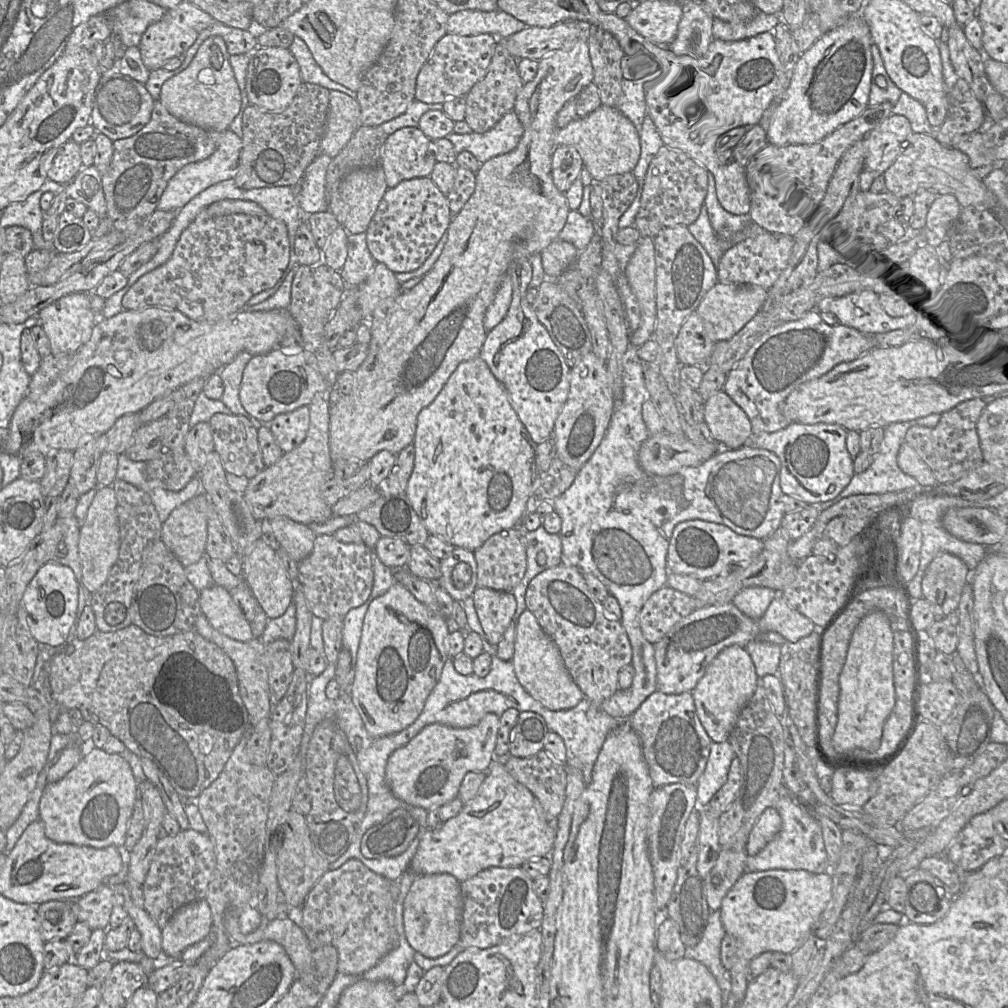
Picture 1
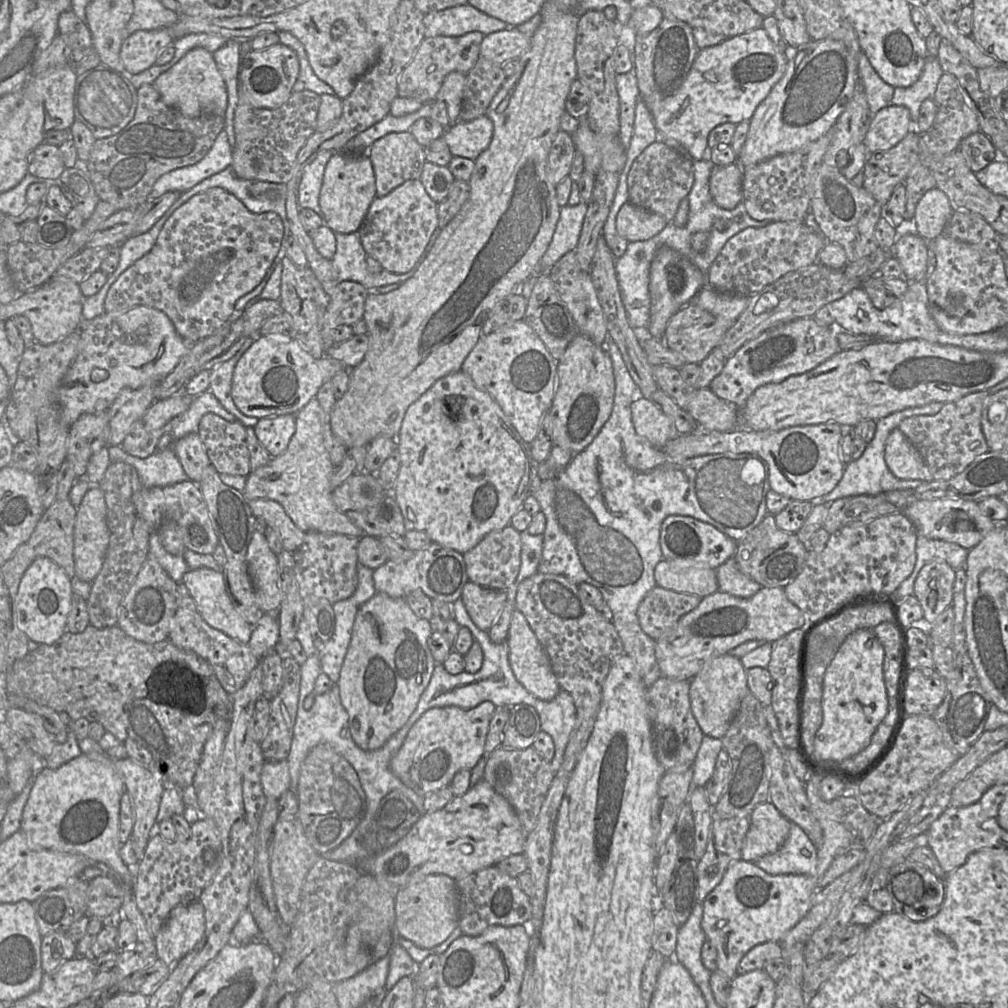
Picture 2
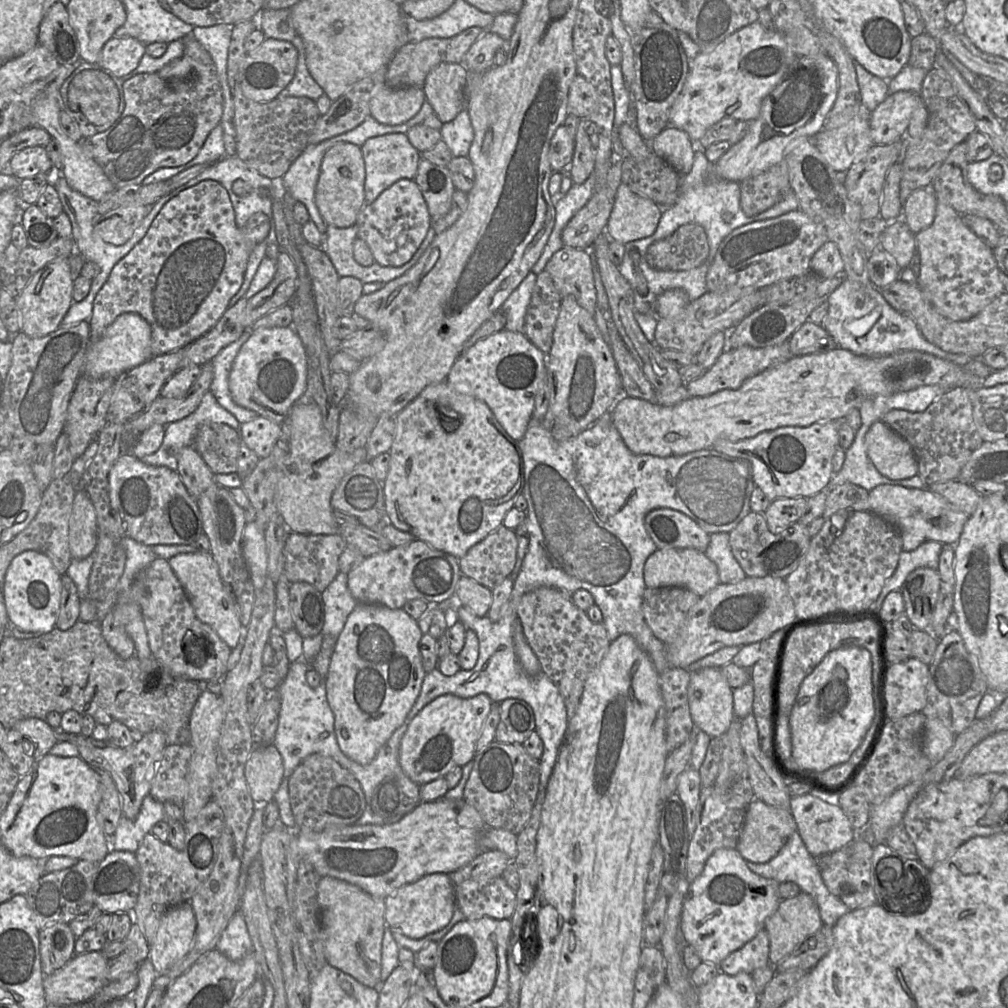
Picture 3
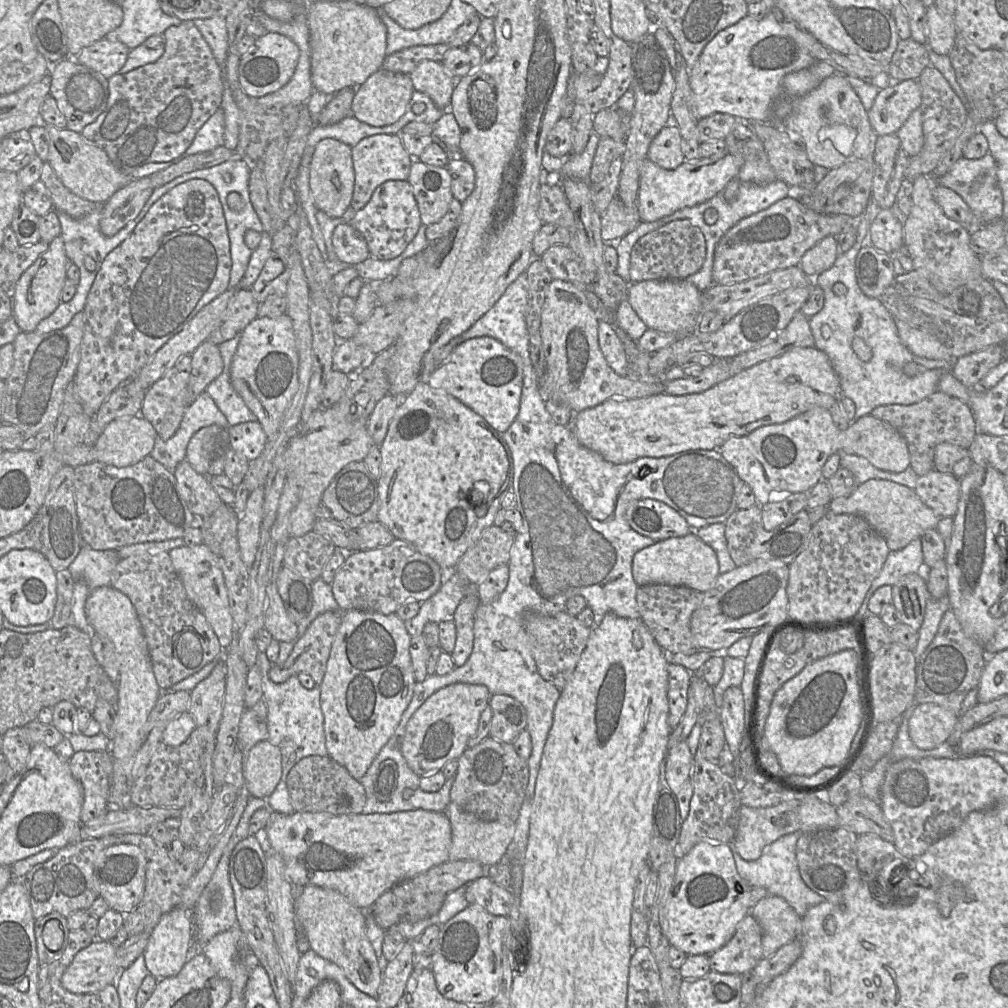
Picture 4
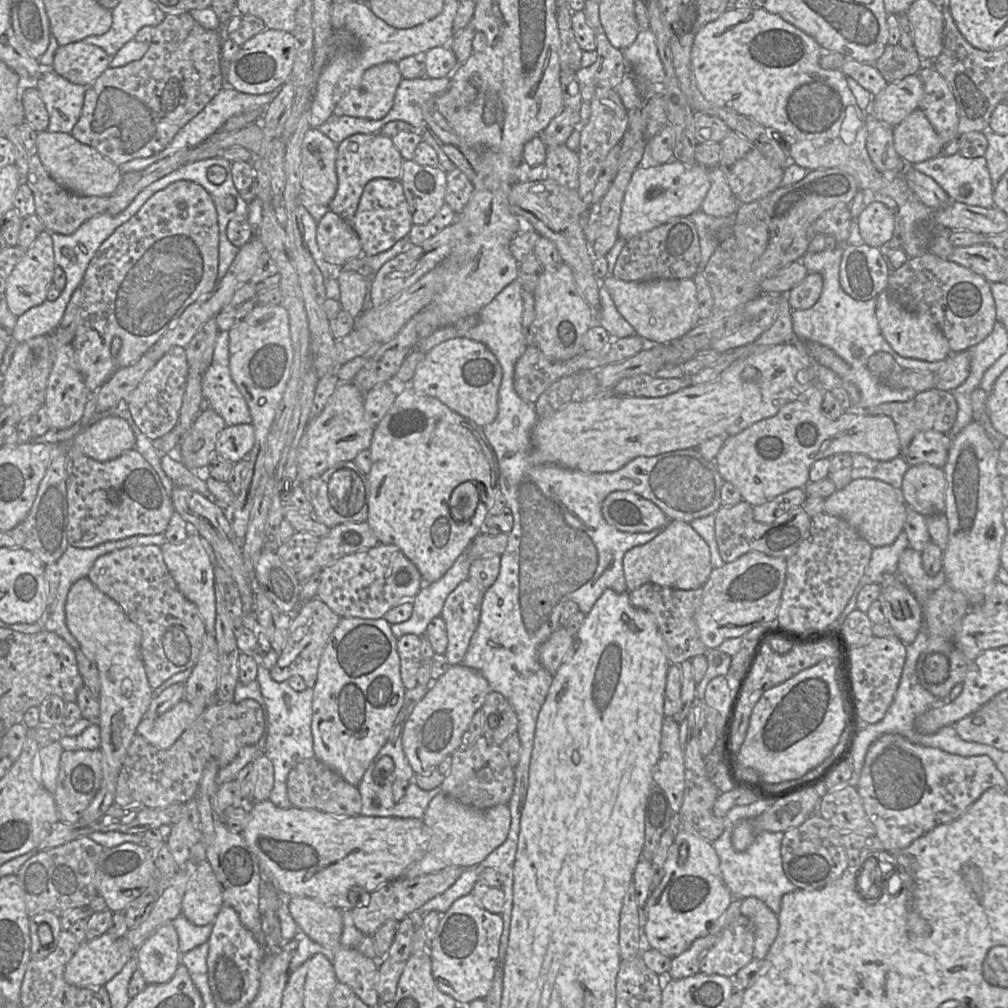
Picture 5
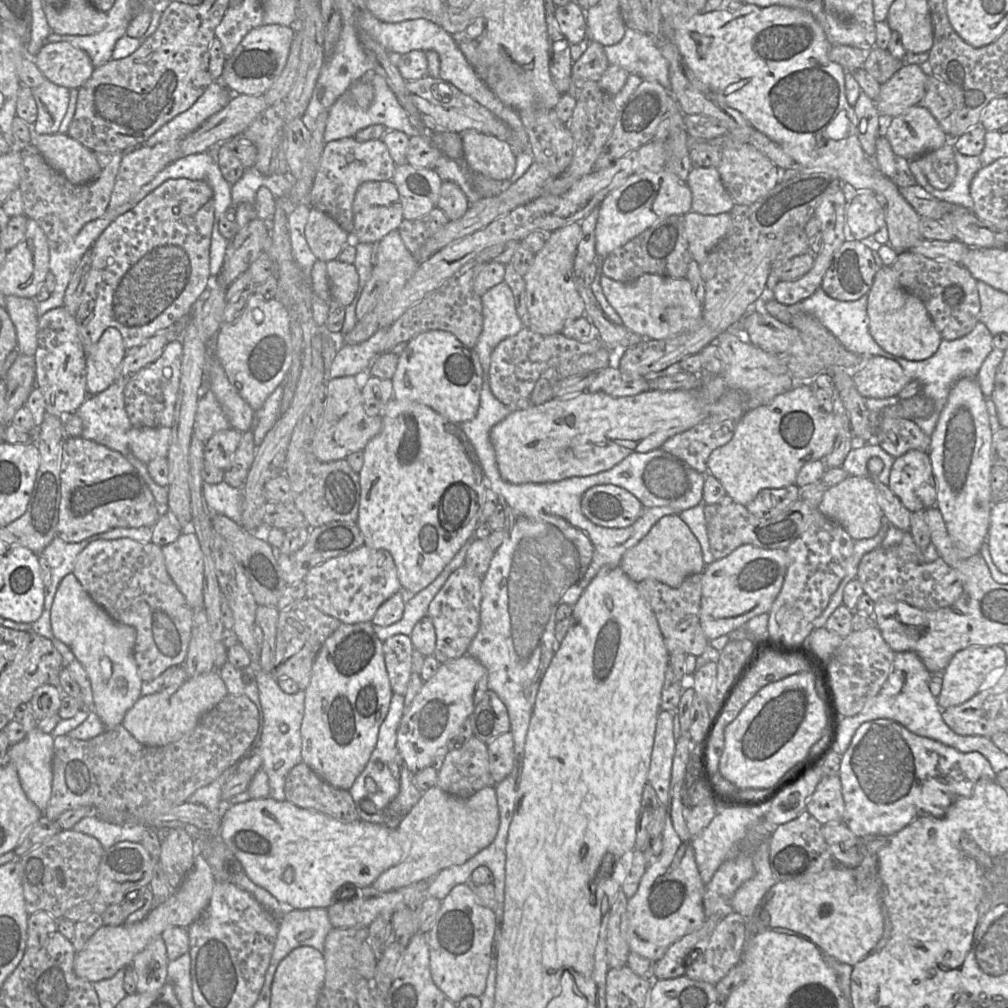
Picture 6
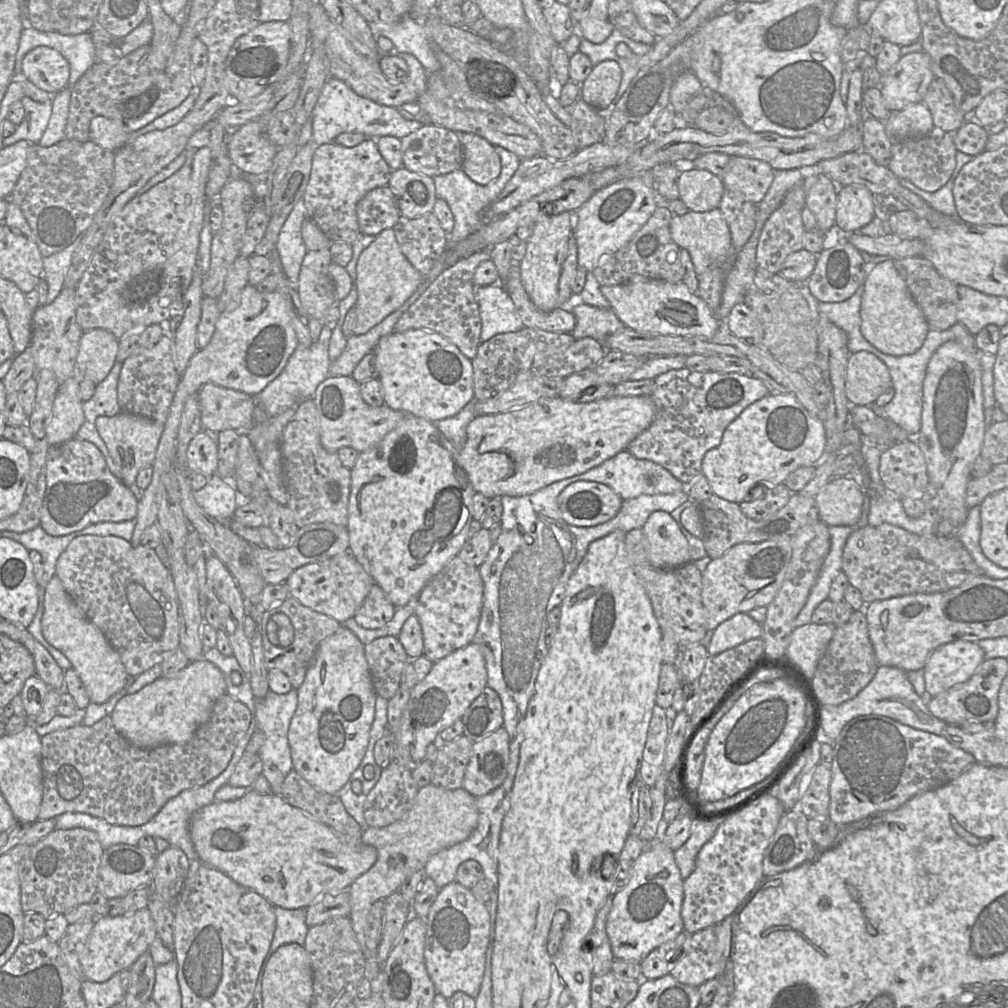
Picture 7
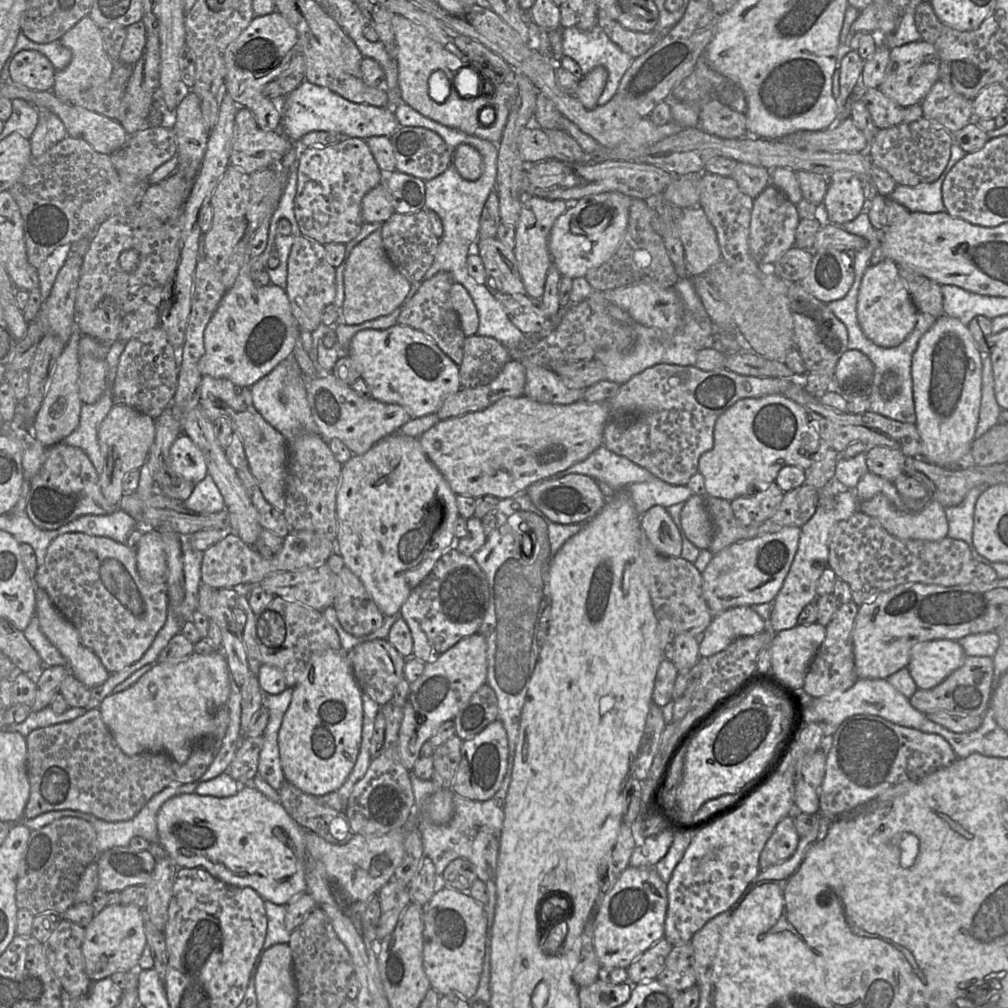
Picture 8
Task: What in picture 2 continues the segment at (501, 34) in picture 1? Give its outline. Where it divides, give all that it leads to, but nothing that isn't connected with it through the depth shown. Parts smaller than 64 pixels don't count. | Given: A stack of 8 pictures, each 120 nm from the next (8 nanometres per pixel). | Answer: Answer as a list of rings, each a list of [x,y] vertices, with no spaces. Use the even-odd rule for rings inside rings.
[[[470,4],[454,6],[440,11],[428,12],[424,16],[423,23],[425,25],[426,38],[437,36],[458,37],[474,31],[478,31],[484,35],[488,35],[493,32],[498,32],[509,27],[513,27],[509,26],[506,22],[498,18],[481,12]]]

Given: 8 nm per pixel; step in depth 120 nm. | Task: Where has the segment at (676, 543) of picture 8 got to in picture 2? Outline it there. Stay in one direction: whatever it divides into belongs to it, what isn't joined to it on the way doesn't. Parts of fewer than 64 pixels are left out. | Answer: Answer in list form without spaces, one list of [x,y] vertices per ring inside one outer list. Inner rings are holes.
[[[662,559],[654,569],[656,586],[699,597],[718,591],[716,571],[708,566],[693,566]]]

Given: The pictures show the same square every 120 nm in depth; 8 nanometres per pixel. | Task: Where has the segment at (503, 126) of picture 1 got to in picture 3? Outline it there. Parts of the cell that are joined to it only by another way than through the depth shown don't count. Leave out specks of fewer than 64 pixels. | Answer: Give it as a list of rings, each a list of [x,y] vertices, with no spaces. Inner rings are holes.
[[[462,109],[452,121],[443,123],[440,132],[441,140],[446,143],[454,157],[468,156],[474,130],[466,109]]]

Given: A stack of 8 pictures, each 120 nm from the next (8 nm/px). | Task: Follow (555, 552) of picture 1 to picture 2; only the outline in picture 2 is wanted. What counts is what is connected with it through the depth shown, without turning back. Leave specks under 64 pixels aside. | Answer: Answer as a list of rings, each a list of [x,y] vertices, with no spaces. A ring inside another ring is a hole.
[[[521,531],[521,564],[515,582],[505,591],[507,599],[513,600],[515,605],[515,595],[518,585],[526,578],[537,573],[538,564],[542,554],[543,535],[532,535],[528,531]]]

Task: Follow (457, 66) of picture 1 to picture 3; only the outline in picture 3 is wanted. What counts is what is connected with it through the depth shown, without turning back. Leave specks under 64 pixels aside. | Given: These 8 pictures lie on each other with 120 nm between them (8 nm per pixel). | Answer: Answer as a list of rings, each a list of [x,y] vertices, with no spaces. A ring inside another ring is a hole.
[[[470,27],[451,38],[428,38],[418,43],[407,43],[397,50],[388,64],[386,86],[390,88],[422,88],[427,75],[437,65],[441,63],[462,64],[467,51],[485,31],[481,27]]]

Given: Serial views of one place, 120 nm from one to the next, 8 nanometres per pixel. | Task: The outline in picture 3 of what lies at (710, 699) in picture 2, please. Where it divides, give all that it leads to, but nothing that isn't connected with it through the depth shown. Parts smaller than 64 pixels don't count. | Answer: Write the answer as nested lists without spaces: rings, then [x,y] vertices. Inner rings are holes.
[[[707,667],[691,673],[688,702],[699,731],[715,738],[729,730],[736,719],[733,690],[721,668]]]

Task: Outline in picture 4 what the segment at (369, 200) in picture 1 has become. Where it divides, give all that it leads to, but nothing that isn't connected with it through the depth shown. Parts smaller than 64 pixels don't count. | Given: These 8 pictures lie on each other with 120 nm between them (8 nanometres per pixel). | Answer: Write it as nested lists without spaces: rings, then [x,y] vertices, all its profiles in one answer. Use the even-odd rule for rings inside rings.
[[[322,139],[315,147],[309,169],[309,185],[316,208],[333,218],[351,215],[350,205],[355,183],[352,147],[336,139]]]

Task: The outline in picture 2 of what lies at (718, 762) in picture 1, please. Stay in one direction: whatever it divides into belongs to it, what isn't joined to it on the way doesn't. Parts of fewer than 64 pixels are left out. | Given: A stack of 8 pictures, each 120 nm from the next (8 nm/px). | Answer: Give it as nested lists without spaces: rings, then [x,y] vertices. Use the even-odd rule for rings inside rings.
[[[704,735],[693,763],[691,791],[694,788],[706,786],[714,773],[717,756],[722,749],[722,739]]]

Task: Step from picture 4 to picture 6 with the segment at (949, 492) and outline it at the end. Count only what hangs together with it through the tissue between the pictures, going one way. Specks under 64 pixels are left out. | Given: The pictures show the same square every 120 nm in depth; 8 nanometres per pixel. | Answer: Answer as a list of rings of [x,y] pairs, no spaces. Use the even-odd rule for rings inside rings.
[[[909,450],[895,458],[888,488],[911,512],[937,508],[937,485],[928,453]]]

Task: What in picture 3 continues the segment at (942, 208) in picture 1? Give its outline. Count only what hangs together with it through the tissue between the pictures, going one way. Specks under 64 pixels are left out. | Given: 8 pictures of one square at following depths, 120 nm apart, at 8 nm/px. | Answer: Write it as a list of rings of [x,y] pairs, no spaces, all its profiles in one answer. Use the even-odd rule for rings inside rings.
[[[930,186],[915,190],[902,204],[906,215],[906,224],[916,234],[934,221],[937,205],[936,194]]]

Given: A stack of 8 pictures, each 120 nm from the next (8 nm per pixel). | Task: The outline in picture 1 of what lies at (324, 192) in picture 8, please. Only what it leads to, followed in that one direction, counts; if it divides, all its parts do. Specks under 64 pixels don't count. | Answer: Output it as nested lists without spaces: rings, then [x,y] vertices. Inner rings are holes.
[[[405,127],[389,135],[382,147],[380,166],[388,188],[413,178],[429,177],[435,160],[435,146],[418,127]]]

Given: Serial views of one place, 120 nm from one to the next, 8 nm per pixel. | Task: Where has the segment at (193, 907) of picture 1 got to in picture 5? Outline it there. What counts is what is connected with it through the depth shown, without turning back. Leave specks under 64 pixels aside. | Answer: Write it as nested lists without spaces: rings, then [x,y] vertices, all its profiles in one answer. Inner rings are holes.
[[[166,923],[155,930],[134,953],[147,984],[168,982],[174,975],[182,954],[175,927]]]

